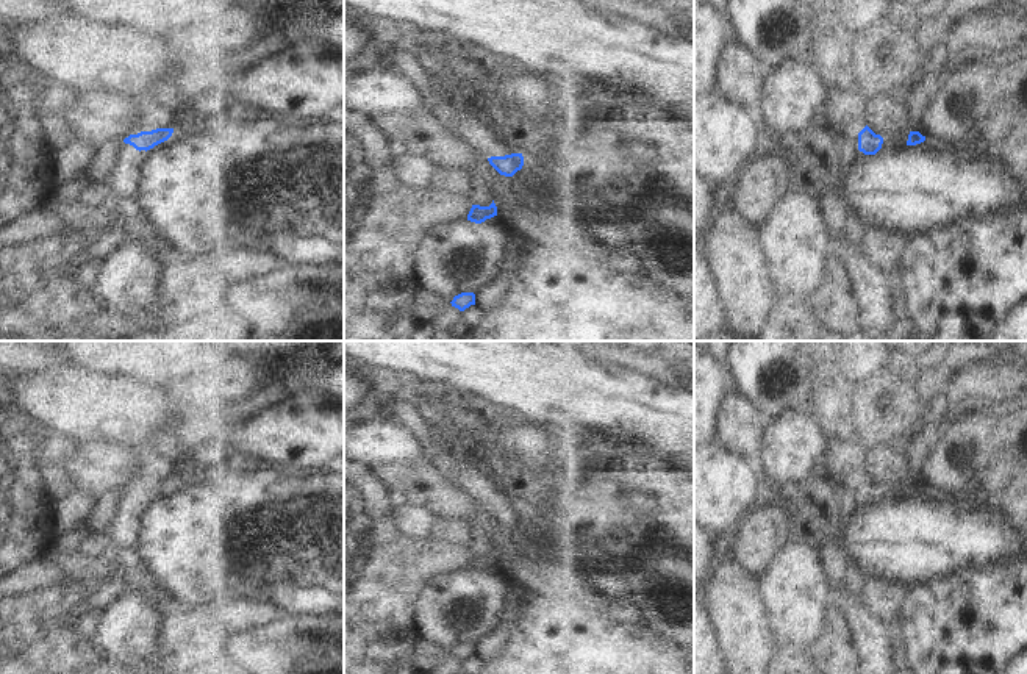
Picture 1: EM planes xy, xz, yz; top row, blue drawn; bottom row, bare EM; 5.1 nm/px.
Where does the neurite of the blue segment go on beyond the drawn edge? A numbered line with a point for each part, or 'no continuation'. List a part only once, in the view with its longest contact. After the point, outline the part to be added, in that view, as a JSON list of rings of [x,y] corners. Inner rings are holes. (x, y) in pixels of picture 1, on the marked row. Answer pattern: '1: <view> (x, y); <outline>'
1: xy (150, 113); [[[131,95],[134,103],[134,134],[156,128],[177,128],[184,119],[174,106],[167,105],[156,95]]]

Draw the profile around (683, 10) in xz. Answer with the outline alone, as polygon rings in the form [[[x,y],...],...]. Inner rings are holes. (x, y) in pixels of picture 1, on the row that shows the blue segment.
[[[669,0],[669,8],[682,23],[682,34],[694,42],[694,0]]]

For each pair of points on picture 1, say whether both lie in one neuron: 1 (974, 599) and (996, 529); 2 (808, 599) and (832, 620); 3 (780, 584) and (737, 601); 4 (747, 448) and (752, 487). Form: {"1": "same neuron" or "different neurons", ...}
{"1": "different neurons", "2": "different neurons", "3": "different neurons", "4": "different neurons"}

